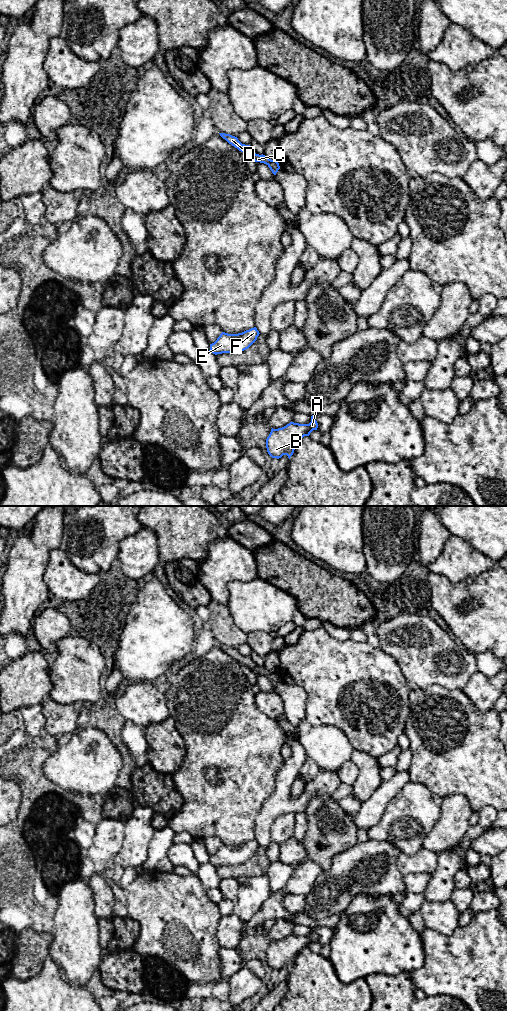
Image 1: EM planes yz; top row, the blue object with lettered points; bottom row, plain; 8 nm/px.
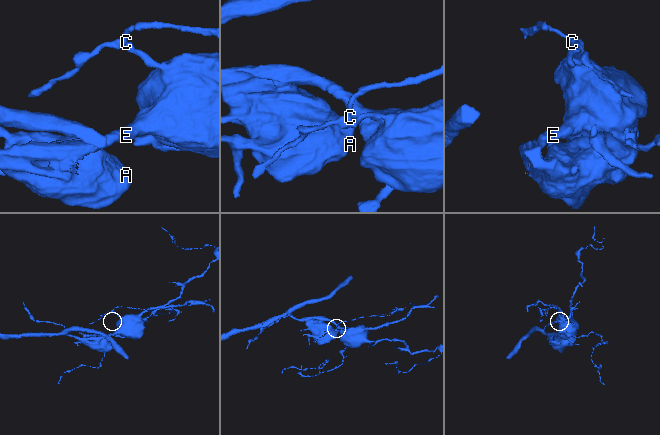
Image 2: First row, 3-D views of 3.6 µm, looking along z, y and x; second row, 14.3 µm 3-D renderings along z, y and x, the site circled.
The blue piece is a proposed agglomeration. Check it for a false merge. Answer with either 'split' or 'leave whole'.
split

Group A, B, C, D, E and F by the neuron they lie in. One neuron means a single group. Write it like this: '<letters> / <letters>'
A B E F / C D

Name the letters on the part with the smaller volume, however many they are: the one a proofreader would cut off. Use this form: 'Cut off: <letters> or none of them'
Cut off: C, D

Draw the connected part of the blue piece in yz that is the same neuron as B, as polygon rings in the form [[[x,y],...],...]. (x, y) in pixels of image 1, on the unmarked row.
[[[316,927],[311,928],[311,934],[309,936],[290,934],[282,940],[272,940],[266,951],[268,966],[272,970],[277,971],[283,967],[287,967],[290,971],[300,951],[304,948],[309,948],[313,942],[317,942],[318,935],[315,932],[315,928]]]

